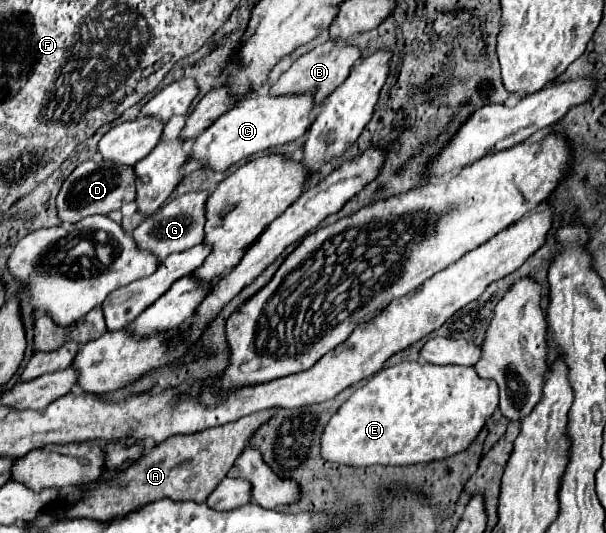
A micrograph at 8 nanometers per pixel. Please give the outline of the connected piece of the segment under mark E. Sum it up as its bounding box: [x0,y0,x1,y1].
[321,337,499,467]

